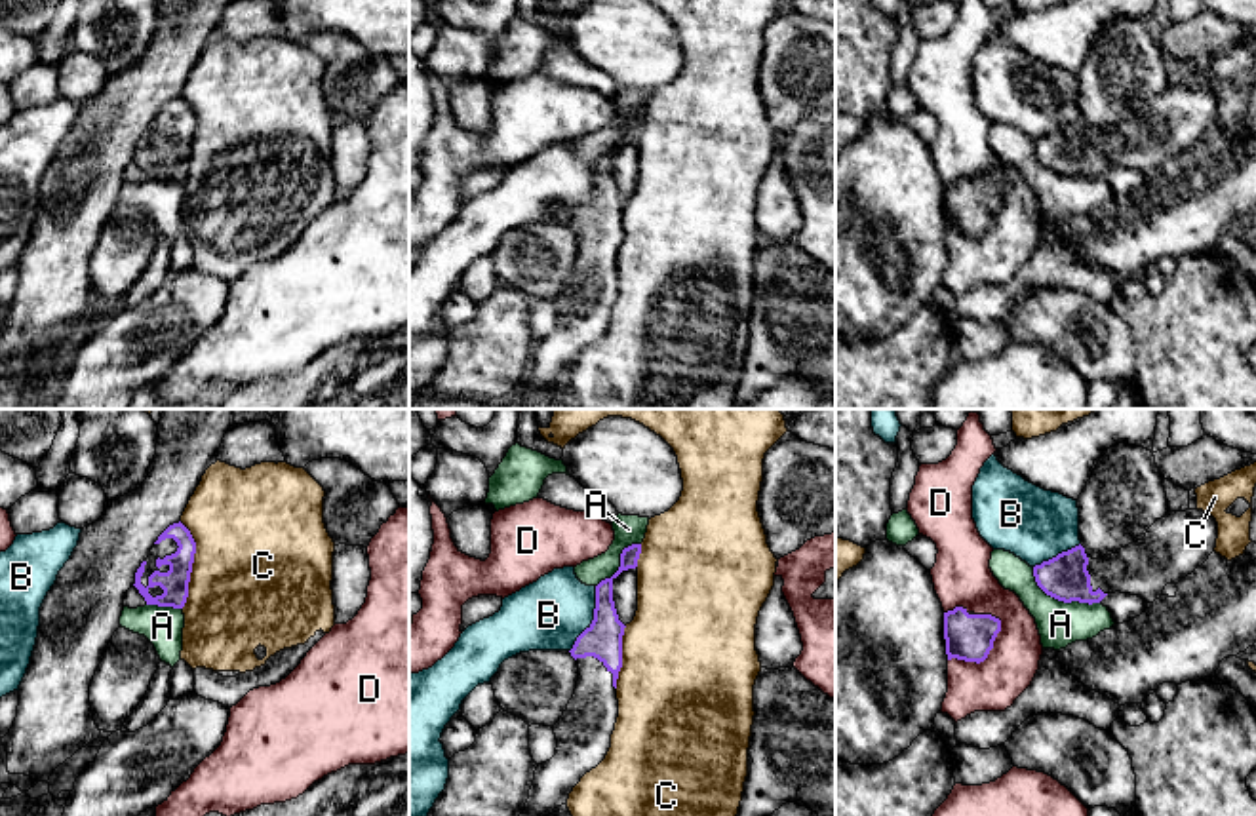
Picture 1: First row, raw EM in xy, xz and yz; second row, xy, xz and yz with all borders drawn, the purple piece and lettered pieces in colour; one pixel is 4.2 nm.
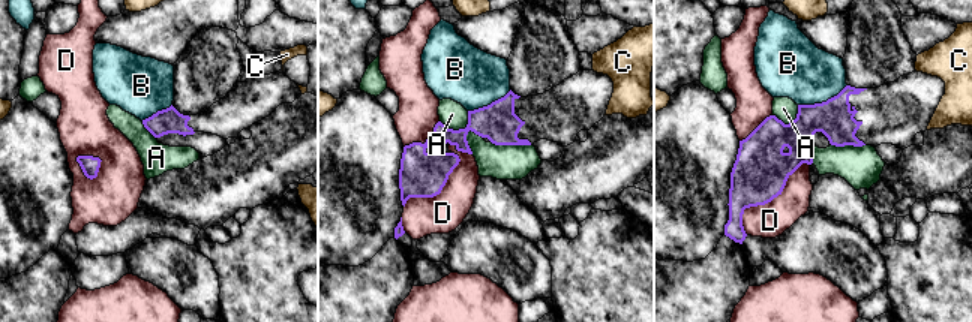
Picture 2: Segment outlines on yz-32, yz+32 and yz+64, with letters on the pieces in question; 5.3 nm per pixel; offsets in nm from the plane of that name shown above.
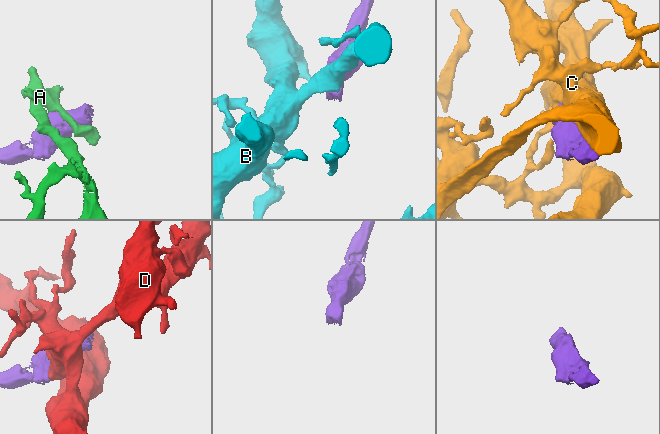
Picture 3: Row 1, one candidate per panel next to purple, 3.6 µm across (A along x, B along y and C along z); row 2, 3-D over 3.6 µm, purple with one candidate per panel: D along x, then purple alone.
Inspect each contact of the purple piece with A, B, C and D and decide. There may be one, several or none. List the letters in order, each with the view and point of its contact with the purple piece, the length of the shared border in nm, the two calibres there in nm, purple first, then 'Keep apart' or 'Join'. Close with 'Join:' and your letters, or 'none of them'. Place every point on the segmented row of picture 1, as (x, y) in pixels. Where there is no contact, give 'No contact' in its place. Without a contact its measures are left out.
A: Touches purple at yz (1060, 600). Shared border 320 nm. Thickness 190 nm (purple) against 190 nm. Keep apart
B: Touches purple at xz (594, 619). Shared border 300 nm. Thickness 160 nm (purple) against 300 nm. Keep apart
C: Touches purple at xy (191, 565). Shared border 360 nm. Thickness 120 nm (purple) against 480 nm. Keep apart
D: Touches purple at yz (984, 659). Shared border 280 nm. Thickness 200 nm (purple) against 220 nm. Keep apart
Join: none of them

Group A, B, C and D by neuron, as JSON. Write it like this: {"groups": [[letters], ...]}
{"groups": [["A"], ["B"], ["C"], ["D"]]}

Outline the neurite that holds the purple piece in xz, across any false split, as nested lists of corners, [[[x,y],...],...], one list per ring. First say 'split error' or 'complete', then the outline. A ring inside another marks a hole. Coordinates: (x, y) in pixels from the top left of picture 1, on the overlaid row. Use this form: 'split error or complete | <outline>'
split error | [[[641,544],[624,548],[618,571],[596,586],[594,620],[569,651],[579,664],[579,681],[567,709],[552,727],[558,740],[556,755],[537,767],[520,816],[548,816],[567,805],[573,787],[605,759],[611,748],[626,628],[615,609],[613,580],[622,571],[636,569],[639,554]]]

